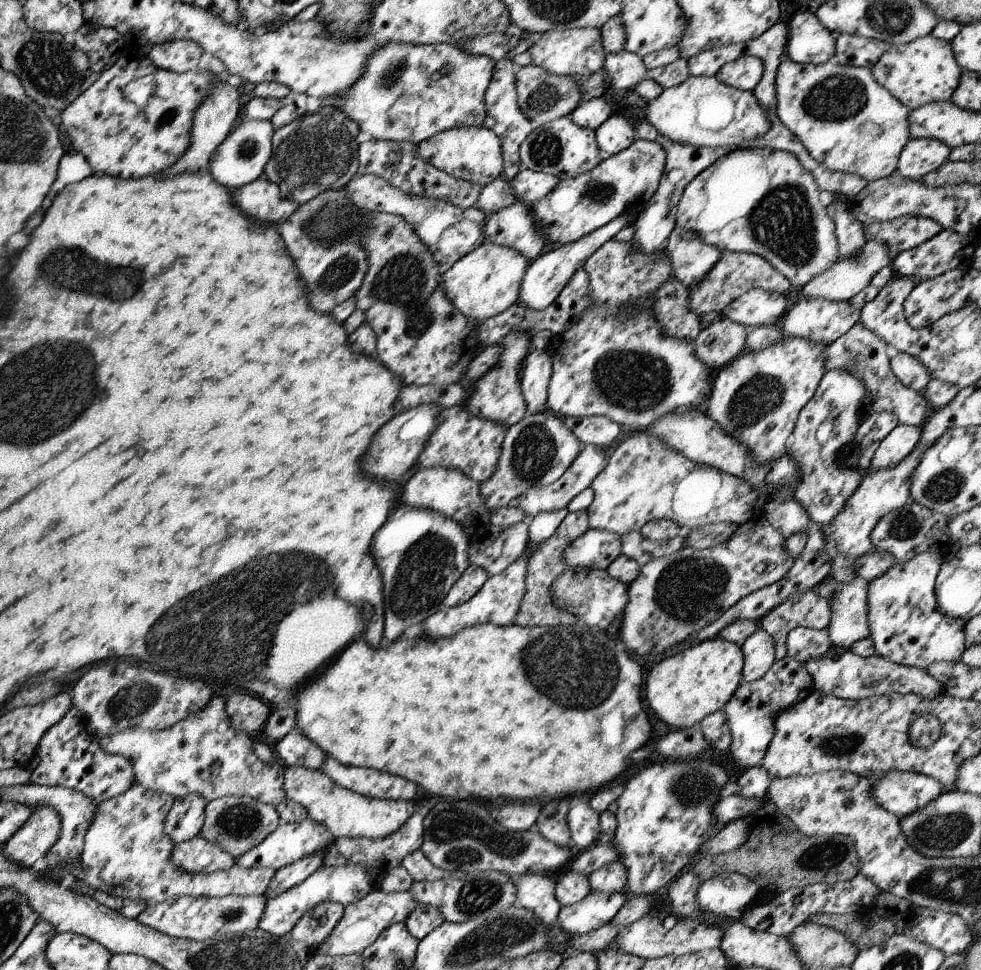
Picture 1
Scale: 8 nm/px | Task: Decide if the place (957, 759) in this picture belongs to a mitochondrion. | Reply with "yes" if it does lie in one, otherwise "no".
no

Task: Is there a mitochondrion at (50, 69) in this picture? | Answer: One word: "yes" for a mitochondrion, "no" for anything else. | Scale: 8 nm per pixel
yes

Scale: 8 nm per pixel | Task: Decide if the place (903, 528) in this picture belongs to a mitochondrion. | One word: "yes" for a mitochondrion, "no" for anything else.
yes

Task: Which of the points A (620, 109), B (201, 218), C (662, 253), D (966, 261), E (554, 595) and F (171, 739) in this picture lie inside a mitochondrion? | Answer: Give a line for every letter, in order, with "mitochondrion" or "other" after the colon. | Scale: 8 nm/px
A: other
B: other
C: other
D: other
E: other
F: other

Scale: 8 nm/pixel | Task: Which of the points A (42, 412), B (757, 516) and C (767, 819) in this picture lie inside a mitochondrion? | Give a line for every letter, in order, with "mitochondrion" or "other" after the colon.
A: mitochondrion
B: other
C: other

